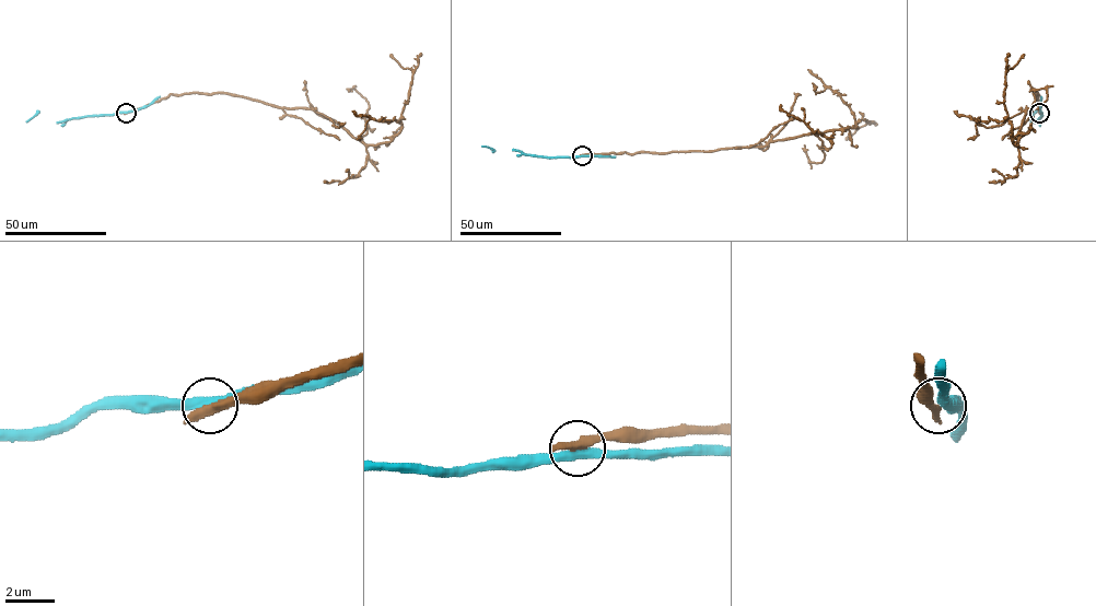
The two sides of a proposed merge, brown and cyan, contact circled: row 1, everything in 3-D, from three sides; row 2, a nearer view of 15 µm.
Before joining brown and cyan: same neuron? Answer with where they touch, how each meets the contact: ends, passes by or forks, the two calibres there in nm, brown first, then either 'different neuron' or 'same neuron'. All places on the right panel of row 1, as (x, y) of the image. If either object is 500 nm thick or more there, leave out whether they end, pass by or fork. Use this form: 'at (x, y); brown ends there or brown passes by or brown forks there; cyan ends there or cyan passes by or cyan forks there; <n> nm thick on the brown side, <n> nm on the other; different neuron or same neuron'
at (1039, 113); brown ends there; cyan passes by; 460 nm thick on the brown side, 360 nm on the other; different neuron

